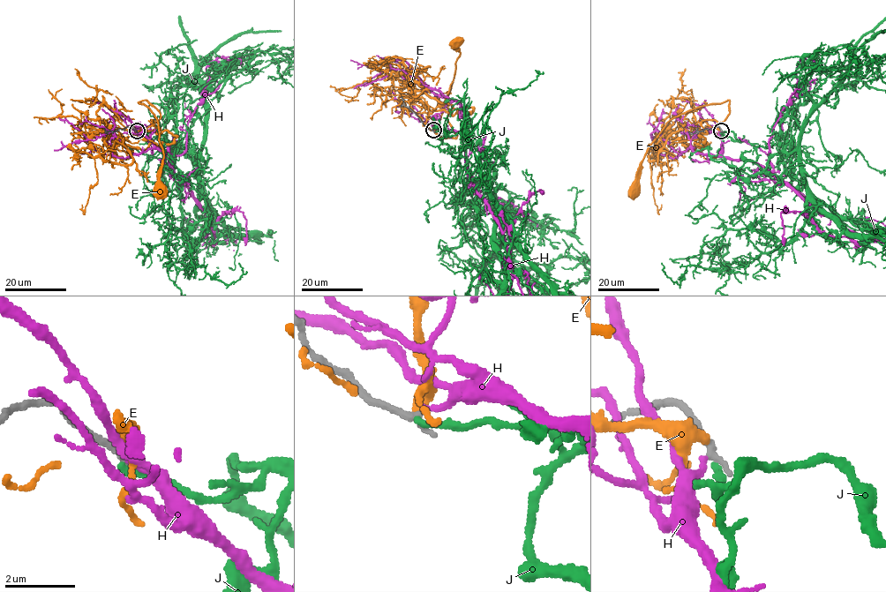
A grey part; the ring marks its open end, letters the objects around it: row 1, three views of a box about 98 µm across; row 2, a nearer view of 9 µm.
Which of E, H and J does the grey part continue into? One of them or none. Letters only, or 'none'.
H

